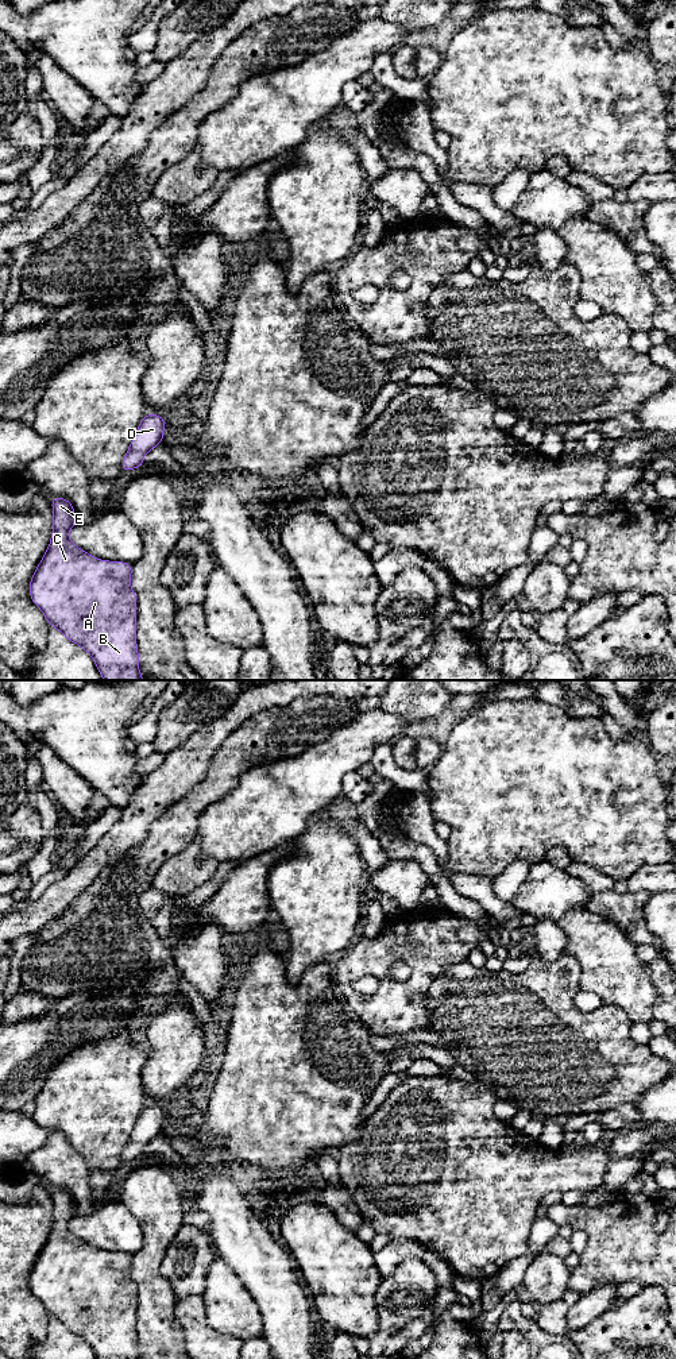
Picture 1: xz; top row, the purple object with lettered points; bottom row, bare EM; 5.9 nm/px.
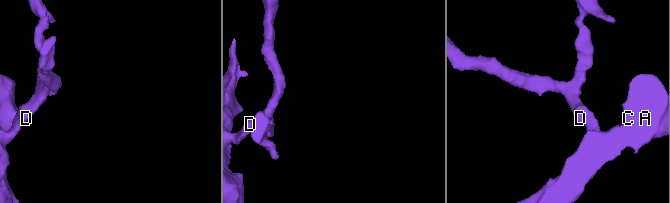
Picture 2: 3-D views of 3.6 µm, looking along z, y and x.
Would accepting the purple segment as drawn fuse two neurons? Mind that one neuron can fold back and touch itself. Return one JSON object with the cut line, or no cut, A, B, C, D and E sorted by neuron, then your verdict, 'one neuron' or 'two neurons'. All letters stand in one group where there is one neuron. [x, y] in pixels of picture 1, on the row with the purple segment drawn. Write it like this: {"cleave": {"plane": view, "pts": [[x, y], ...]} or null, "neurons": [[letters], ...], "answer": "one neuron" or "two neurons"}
{"cleave": null, "neurons": [["A", "B", "C", "D", "E"]], "answer": "one neuron"}

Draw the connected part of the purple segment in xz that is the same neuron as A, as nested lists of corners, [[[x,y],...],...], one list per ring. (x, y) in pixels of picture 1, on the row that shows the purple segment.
[[[53,498],[53,534],[47,551],[30,580],[31,601],[40,609],[50,626],[59,630],[69,641],[88,652],[104,680],[144,680],[139,672],[136,645],[136,594],[131,588],[131,564],[98,560],[69,540],[69,530],[76,525],[74,507],[65,498]]]

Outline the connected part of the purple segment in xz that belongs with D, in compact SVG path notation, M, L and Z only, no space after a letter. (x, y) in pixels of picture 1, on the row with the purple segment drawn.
M144 414L121 462L123 471L143 466L144 455L163 441L163 431L165 418L162 416Z

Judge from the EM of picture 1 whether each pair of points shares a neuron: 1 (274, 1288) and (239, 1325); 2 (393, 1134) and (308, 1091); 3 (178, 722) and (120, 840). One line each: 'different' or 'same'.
1: different
2: different
3: different

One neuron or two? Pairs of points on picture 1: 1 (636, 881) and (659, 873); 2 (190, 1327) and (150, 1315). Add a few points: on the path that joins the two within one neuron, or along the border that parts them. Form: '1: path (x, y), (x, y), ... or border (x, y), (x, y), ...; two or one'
1: path (641, 880), (653, 877); one
2: border (177, 1300), (174, 1317), (182, 1328), (185, 1344); two

